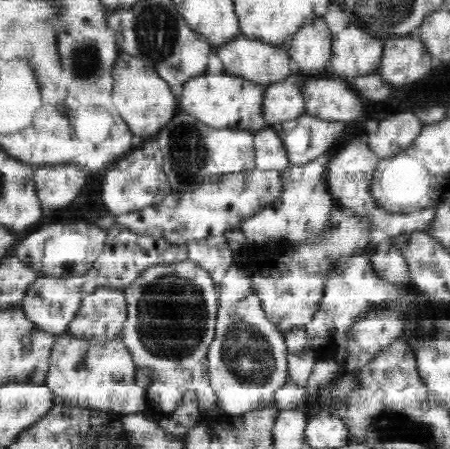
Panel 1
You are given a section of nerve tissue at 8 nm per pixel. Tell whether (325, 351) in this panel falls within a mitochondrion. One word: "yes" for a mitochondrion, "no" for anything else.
no

